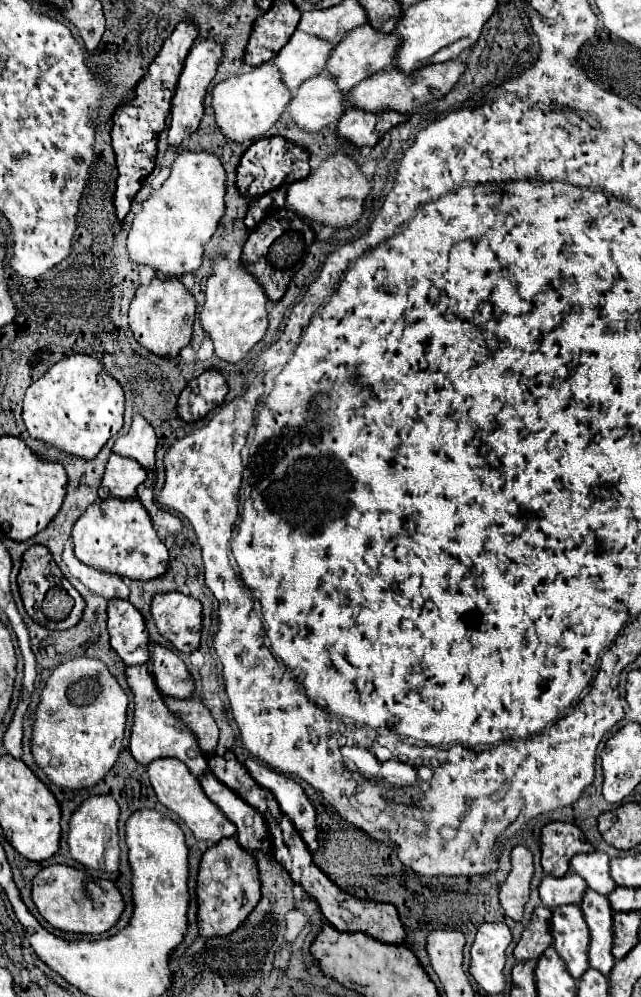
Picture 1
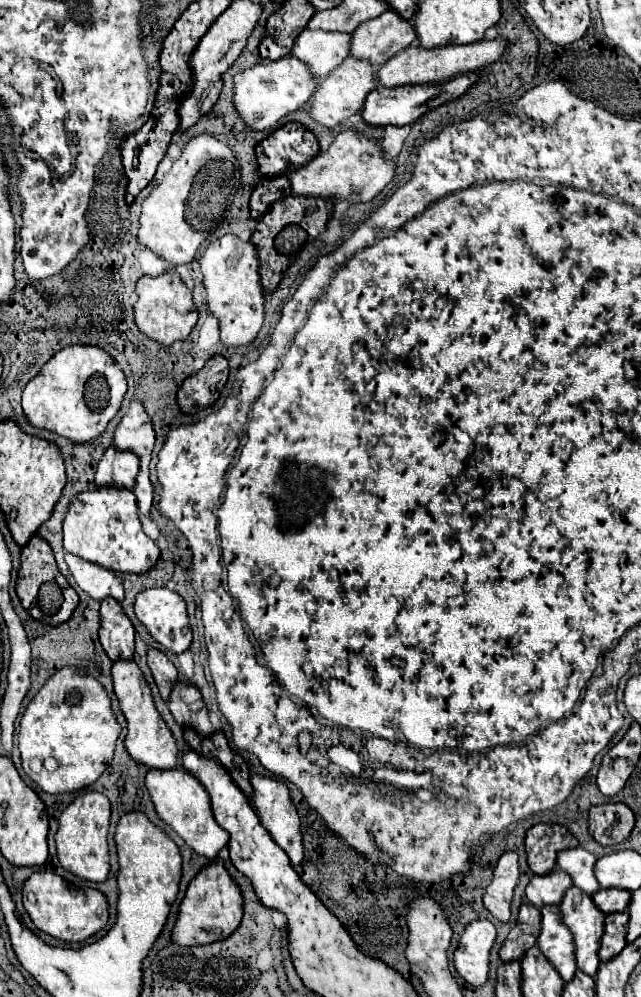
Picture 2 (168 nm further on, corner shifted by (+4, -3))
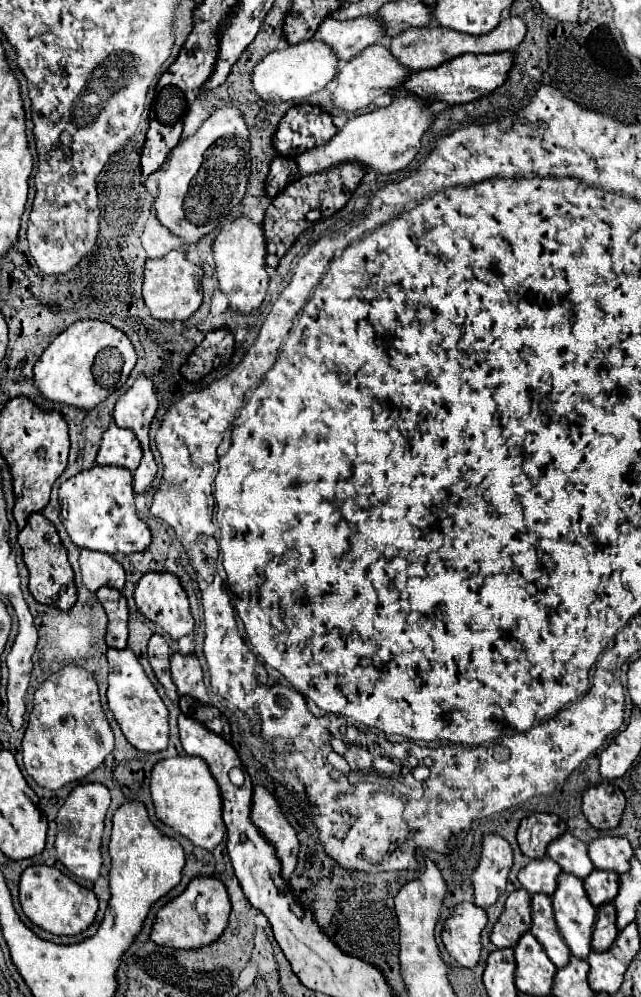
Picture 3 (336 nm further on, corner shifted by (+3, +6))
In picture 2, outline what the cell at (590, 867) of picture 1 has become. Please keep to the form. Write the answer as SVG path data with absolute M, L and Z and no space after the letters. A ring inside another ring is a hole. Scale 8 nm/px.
M570 848L570 850L558 852L556 864L572 878L572 882L580 890L584 890L586 894L594 894L600 890L600 884L594 876L594 860L596 856L586 852L584 848Z

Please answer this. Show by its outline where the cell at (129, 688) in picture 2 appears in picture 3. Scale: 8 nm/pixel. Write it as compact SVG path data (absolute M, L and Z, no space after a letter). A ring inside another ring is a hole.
M109 649L109 689L107 701L109 709L113 711L123 735L127 741L145 753L157 753L167 747L169 741L169 725L167 725L167 707L161 701L157 689L149 681L147 673L143 671L139 659L131 649Z

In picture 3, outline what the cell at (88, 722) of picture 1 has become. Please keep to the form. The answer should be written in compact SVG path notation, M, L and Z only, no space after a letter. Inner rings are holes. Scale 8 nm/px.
M65 665L35 691L33 709L23 735L23 763L33 781L45 789L61 789L97 769L113 751L113 731L99 701L99 689L91 673L77 665Z

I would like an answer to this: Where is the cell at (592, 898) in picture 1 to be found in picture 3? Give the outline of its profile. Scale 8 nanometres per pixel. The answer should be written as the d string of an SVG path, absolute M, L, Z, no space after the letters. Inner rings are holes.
M571 873L559 875L559 885L553 893L553 911L571 953L579 959L587 959L591 953L591 931L595 929L597 909L587 899L579 877Z

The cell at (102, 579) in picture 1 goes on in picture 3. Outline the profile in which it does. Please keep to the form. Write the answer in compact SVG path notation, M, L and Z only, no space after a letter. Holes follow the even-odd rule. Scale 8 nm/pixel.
M81 549L79 565L83 573L83 585L93 593L101 587L113 587L117 591L125 587L123 567L107 553Z

